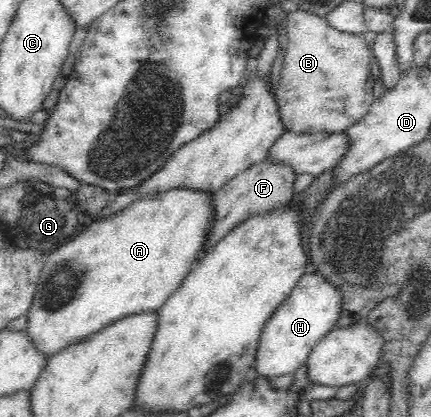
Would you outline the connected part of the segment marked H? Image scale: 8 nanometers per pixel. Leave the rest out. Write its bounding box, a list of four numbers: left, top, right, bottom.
[254,272,341,376]

